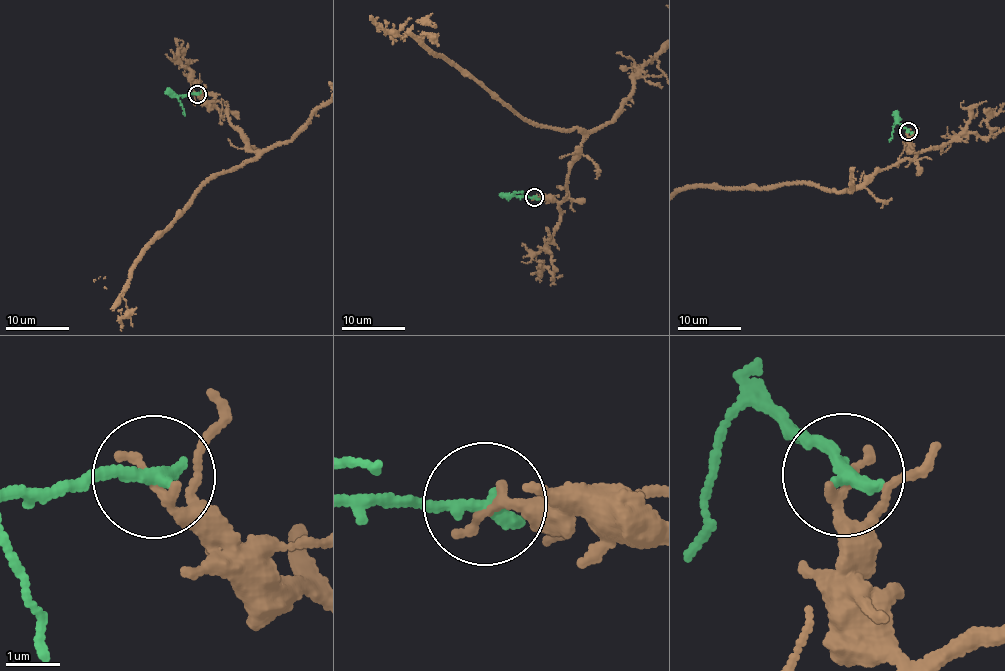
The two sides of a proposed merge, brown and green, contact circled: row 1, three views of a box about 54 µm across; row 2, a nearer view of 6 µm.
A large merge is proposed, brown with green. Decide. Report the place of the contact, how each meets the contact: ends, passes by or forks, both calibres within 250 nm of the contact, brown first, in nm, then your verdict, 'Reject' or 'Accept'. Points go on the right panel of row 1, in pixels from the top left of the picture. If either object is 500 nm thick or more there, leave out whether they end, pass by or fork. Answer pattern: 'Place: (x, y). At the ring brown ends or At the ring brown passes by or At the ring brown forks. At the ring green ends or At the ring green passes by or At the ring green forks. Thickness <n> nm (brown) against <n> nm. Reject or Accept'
Place: (908, 131). At the ring brown ends. At the ring green ends. Thickness 200 nm (brown) against 300 nm. Reject

